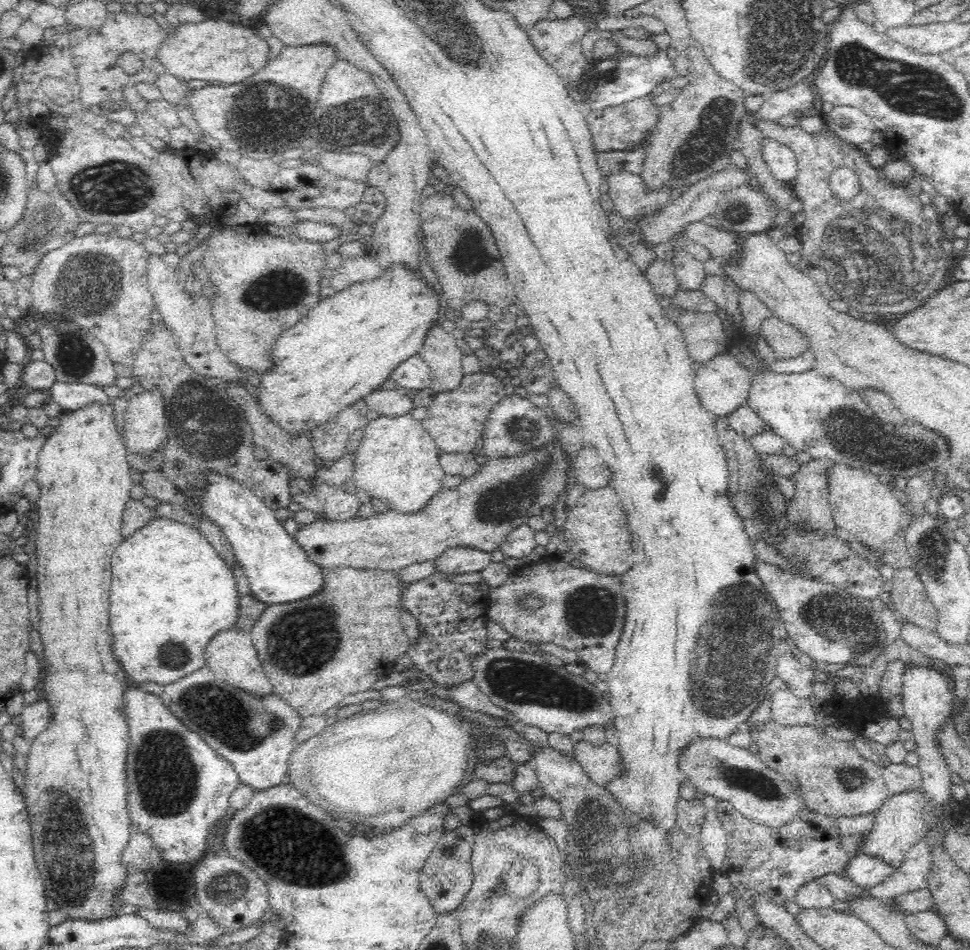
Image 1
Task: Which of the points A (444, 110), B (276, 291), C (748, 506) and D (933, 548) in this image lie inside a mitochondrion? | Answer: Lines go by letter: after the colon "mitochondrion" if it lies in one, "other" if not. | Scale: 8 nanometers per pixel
A: other
B: mitochondrion
C: mitochondrion
D: mitochondrion

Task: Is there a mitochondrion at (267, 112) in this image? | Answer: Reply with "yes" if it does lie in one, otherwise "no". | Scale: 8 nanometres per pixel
yes

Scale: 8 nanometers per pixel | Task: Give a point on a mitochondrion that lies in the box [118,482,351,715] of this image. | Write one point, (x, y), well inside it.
(306, 637)

